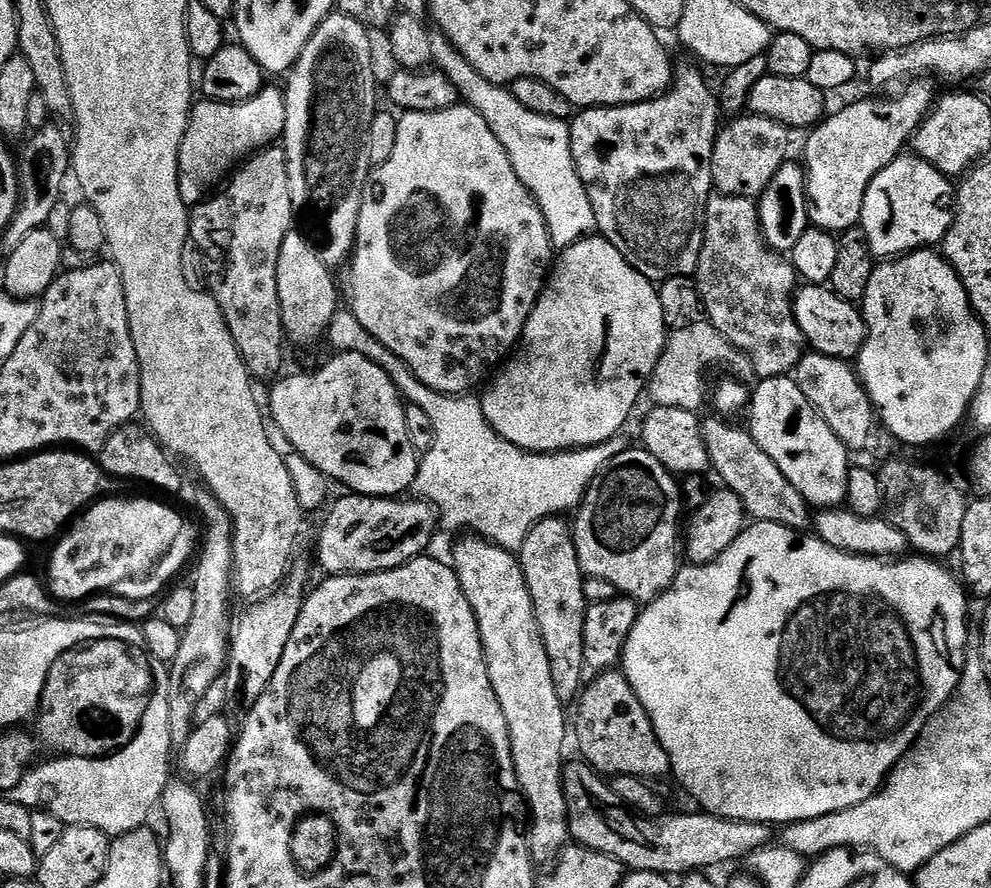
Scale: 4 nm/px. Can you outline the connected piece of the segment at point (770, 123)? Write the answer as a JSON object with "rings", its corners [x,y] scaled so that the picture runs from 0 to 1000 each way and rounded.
{"rings":[[[758,128],[748,130],[732,139],[723,151],[718,175],[718,206],[729,221],[765,223],[777,209],[777,200],[796,179],[796,145],[777,133]]]}

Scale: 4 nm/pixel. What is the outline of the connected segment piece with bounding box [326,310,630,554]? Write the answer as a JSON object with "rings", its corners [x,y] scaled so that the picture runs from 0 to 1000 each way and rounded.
{"rings":[[[354,349],[339,350],[329,375],[329,387],[336,392],[334,394],[336,398],[365,399],[373,403],[373,408],[385,412],[385,417],[390,417],[390,421],[404,440],[405,447],[412,455],[426,457],[426,462],[430,462],[430,467],[434,470],[434,475],[438,475],[438,498],[434,507],[424,514],[424,527],[420,532],[418,554],[423,562],[432,564],[440,573],[442,590],[447,598],[449,595],[452,599],[464,601],[471,597],[487,608],[503,614],[504,617],[510,617],[512,622],[524,623],[531,601],[535,601],[540,590],[547,588],[553,581],[568,582],[584,572],[599,538],[621,514],[633,509],[636,503],[635,497],[630,497],[630,493],[600,500],[598,505],[579,505],[571,509],[533,509],[530,505],[519,502],[508,495],[496,483],[486,462],[484,450],[479,445],[452,446],[448,441],[430,435],[412,416],[410,408],[406,408],[406,403],[390,394],[390,390],[385,390],[385,385],[381,385],[377,376],[373,376],[366,369],[361,358],[357,358]]]}

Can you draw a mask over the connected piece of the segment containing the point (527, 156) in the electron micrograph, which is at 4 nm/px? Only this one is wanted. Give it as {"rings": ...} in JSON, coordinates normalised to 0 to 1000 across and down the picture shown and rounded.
{"rings":[[[442,34],[437,35],[434,43],[434,61],[439,80],[454,88],[465,114],[486,128],[486,133],[490,133],[490,142],[498,146],[498,155],[507,160],[507,169],[511,169],[515,187],[519,187],[519,196],[523,196],[527,209],[535,214],[551,245],[558,280],[574,279],[576,275],[598,265],[602,260],[599,232],[595,232],[591,209],[587,209],[587,200],[583,200],[583,191],[579,187],[574,136],[547,133],[547,128],[531,124],[531,119],[525,118],[512,98],[495,95],[486,88],[486,83],[482,83],[482,79],[478,79],[478,74],[474,74],[474,70],[470,70],[470,65],[466,65],[466,61],[462,61],[462,56],[458,56],[455,47]]]}

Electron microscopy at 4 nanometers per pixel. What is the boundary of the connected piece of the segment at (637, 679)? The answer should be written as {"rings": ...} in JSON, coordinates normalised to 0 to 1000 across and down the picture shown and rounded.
{"rings":[[[765,586],[756,589],[751,598],[745,601],[745,606],[741,606],[741,610],[737,610],[737,615],[733,615],[733,619],[729,619],[729,624],[725,624],[725,628],[720,628],[720,633],[693,637],[692,641],[689,639],[680,651],[678,659],[665,673],[655,676],[649,681],[644,700],[640,705],[640,709],[636,709],[636,718],[630,729],[628,756],[633,761],[640,782],[644,782],[644,791],[648,791],[648,795],[653,800],[656,813],[664,827],[664,836],[668,836],[668,840],[676,854],[677,873],[679,875],[682,873],[683,881],[706,904],[703,907],[709,913],[716,919],[728,919],[734,923],[752,923],[776,930],[790,930],[817,921],[829,921],[834,917],[842,917],[854,912],[858,908],[866,908],[870,903],[874,903],[874,899],[878,899],[891,885],[892,880],[900,870],[900,864],[920,843],[920,837],[928,830],[933,818],[957,794],[957,787],[963,783],[966,773],[969,771],[970,753],[967,750],[972,749],[979,738],[979,731],[977,731],[977,676],[979,677],[979,671],[974,659],[967,652],[966,645],[964,649],[959,641],[952,640],[949,635],[952,634],[948,630],[927,624],[920,624],[915,628],[861,626],[858,622],[842,619],[838,615],[834,615],[834,610],[829,610],[827,605],[822,601],[808,601],[799,595],[785,592],[781,588]]]}

